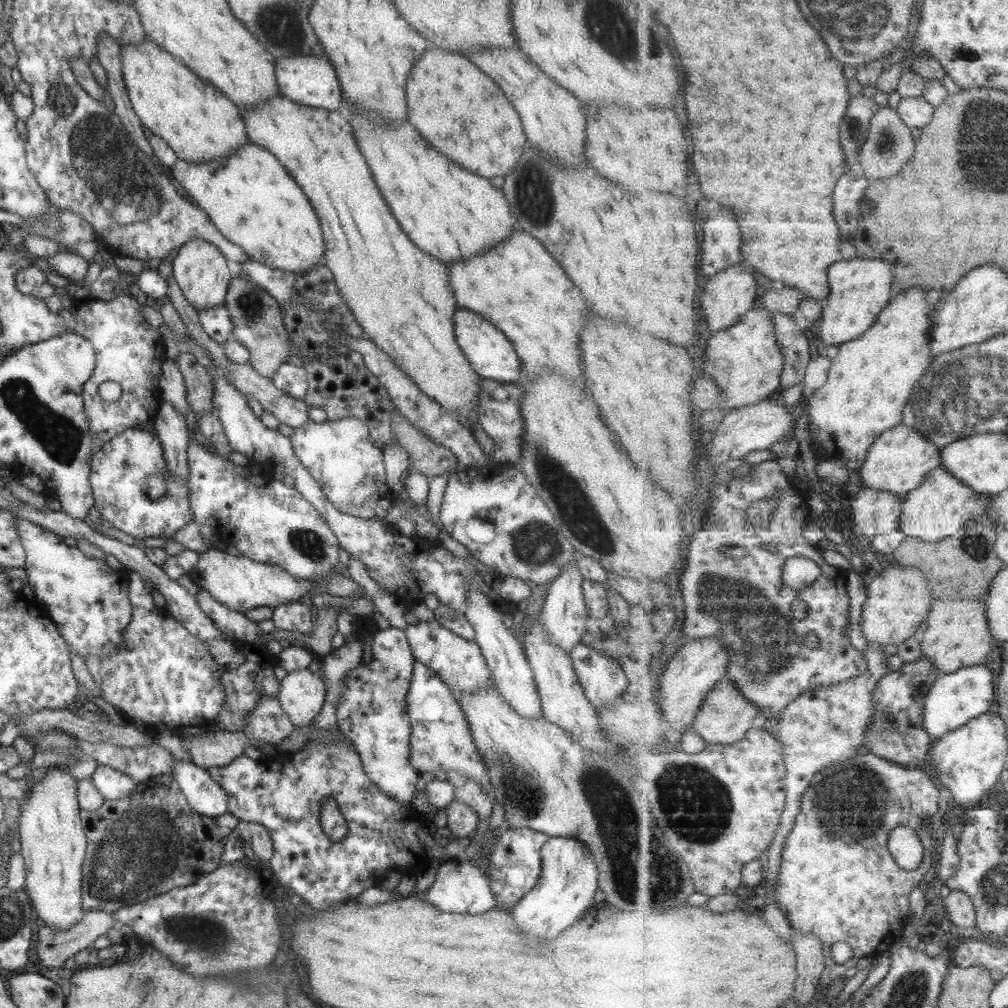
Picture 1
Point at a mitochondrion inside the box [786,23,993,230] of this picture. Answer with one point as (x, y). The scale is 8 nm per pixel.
(961, 52)

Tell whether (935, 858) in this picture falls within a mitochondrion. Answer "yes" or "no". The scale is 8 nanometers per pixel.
no

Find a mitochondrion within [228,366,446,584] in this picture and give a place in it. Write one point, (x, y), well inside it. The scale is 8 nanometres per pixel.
(312, 546)

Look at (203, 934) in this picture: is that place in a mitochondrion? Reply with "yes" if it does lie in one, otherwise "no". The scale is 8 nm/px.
yes

